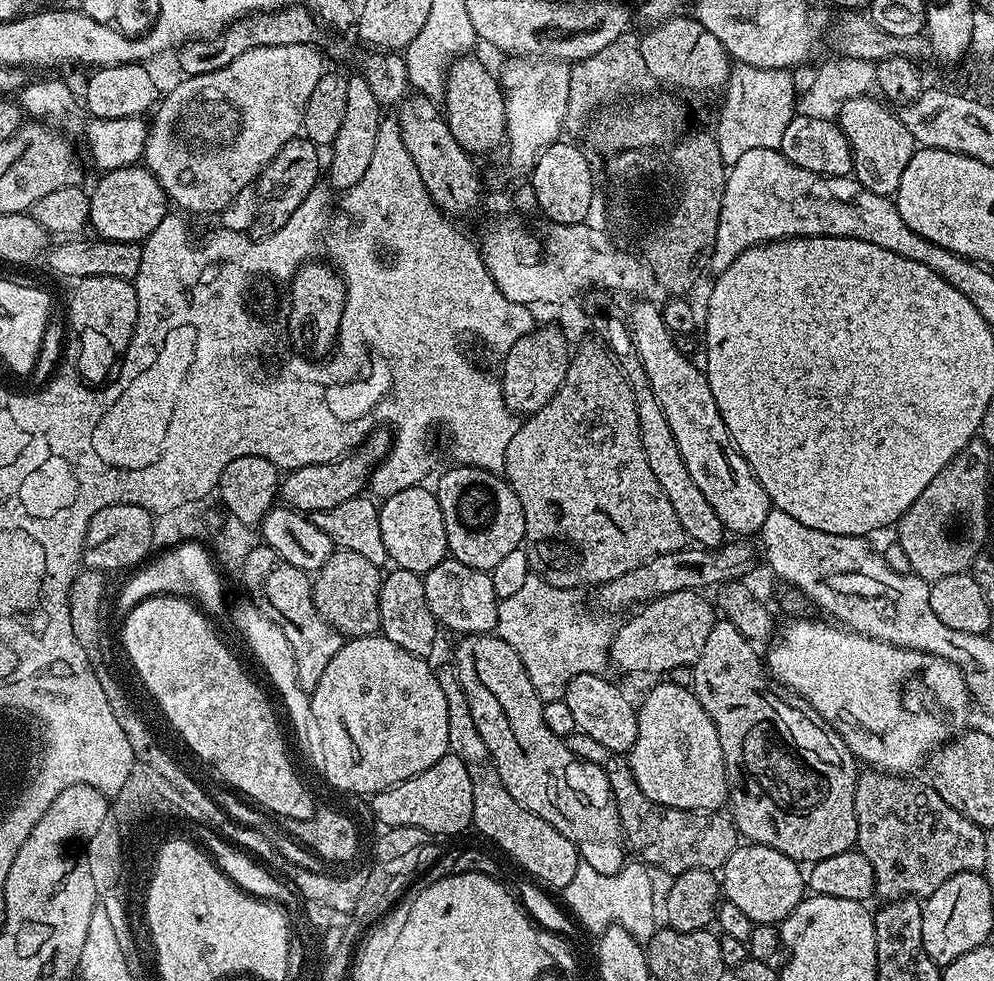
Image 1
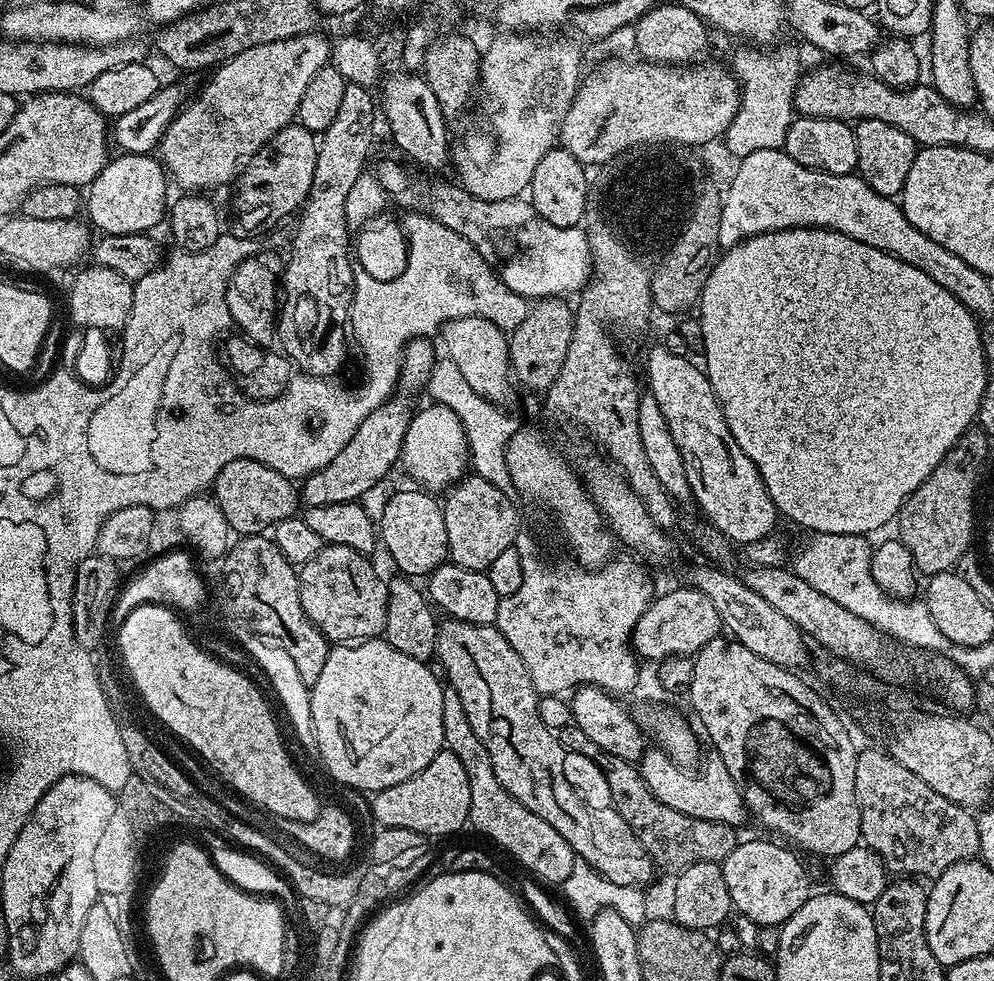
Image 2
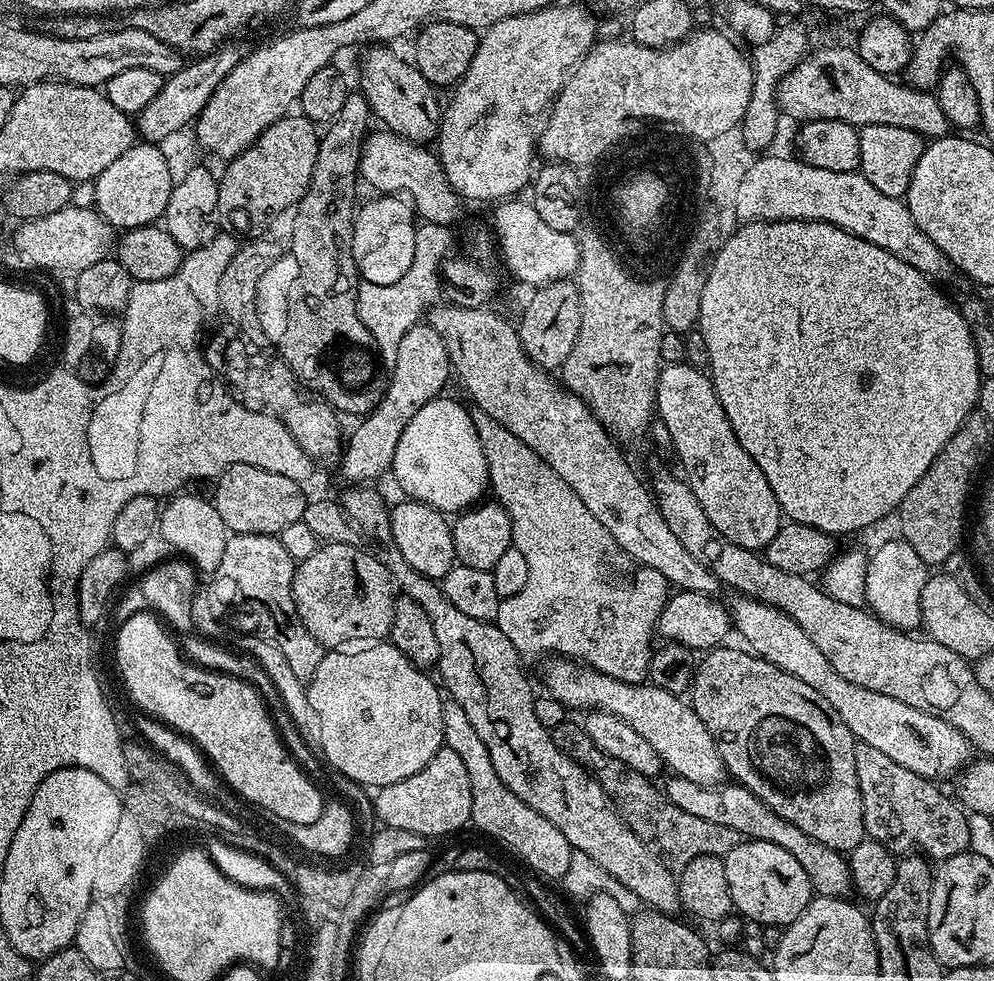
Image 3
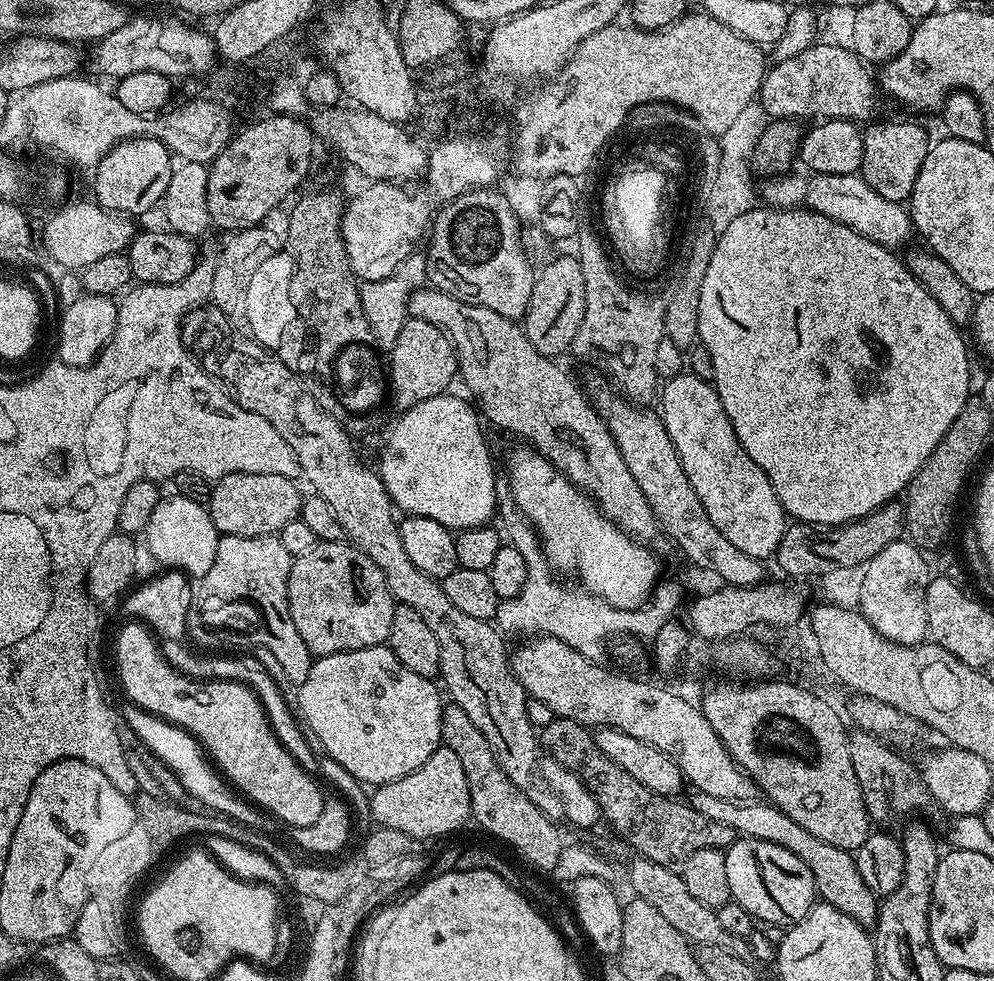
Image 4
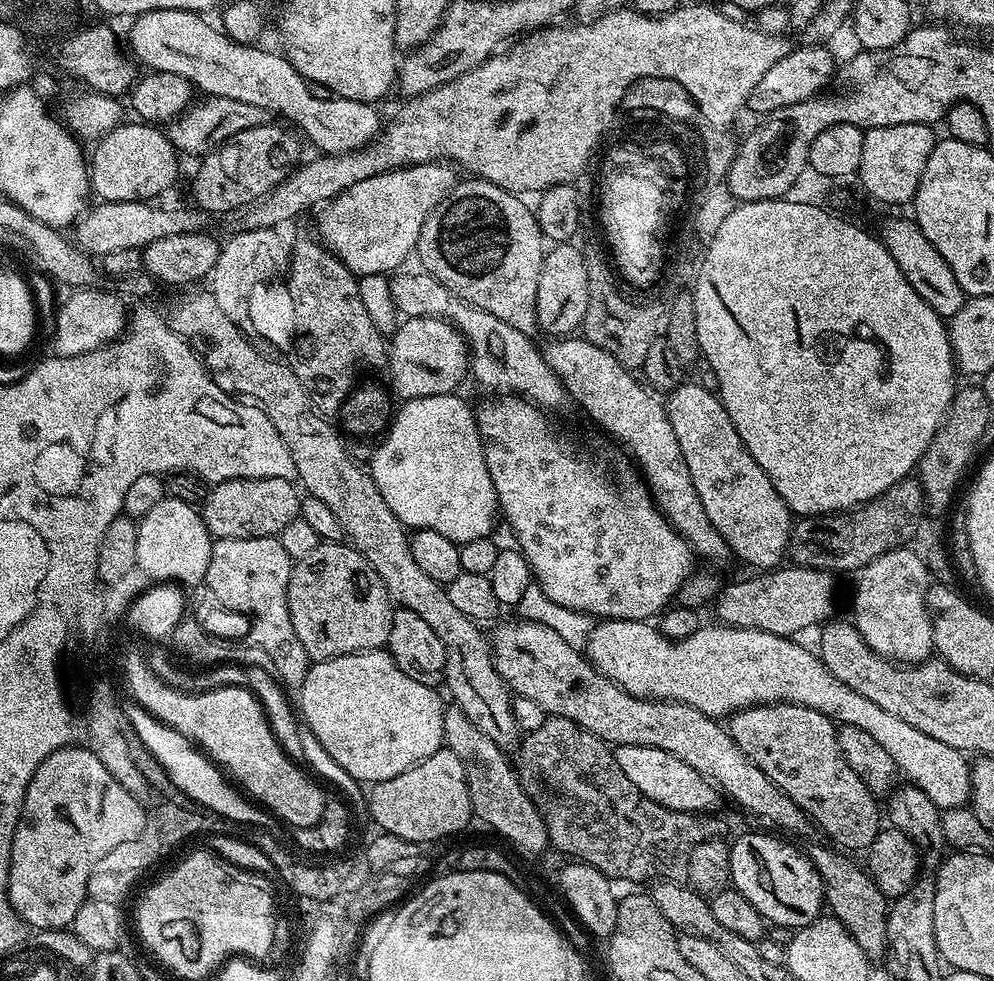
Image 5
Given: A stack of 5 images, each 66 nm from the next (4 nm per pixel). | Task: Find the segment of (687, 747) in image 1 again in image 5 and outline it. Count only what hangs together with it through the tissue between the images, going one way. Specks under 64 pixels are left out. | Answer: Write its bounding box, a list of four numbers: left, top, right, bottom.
[806,844,890,962]

